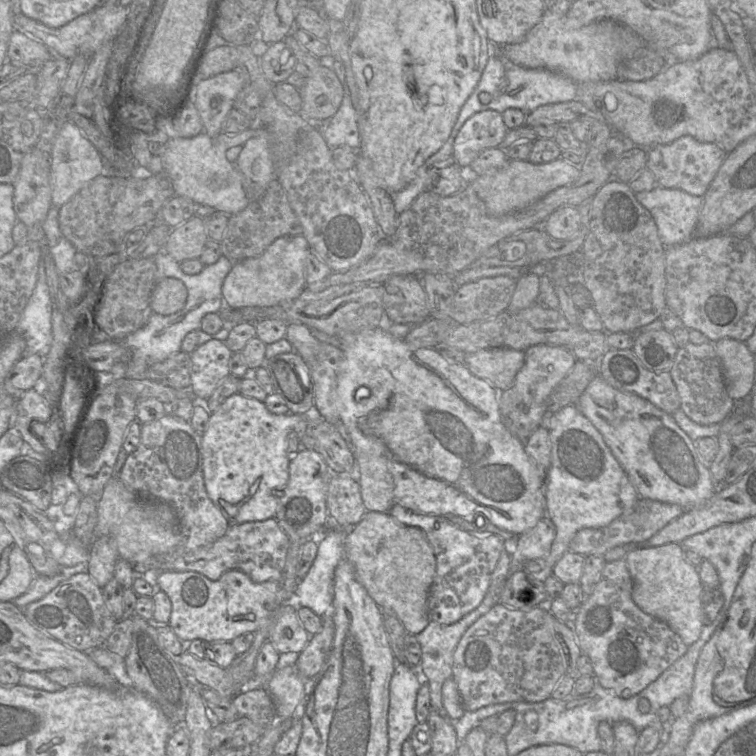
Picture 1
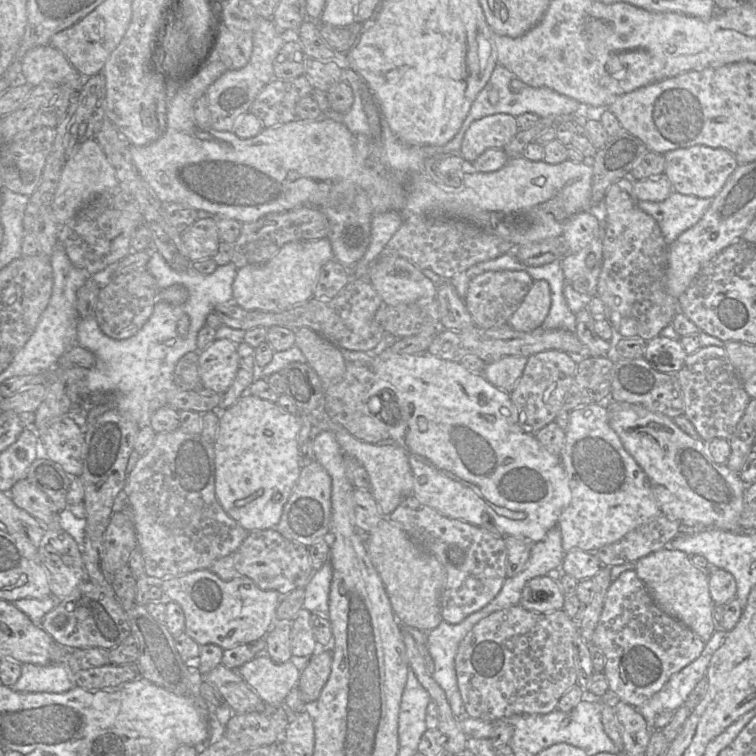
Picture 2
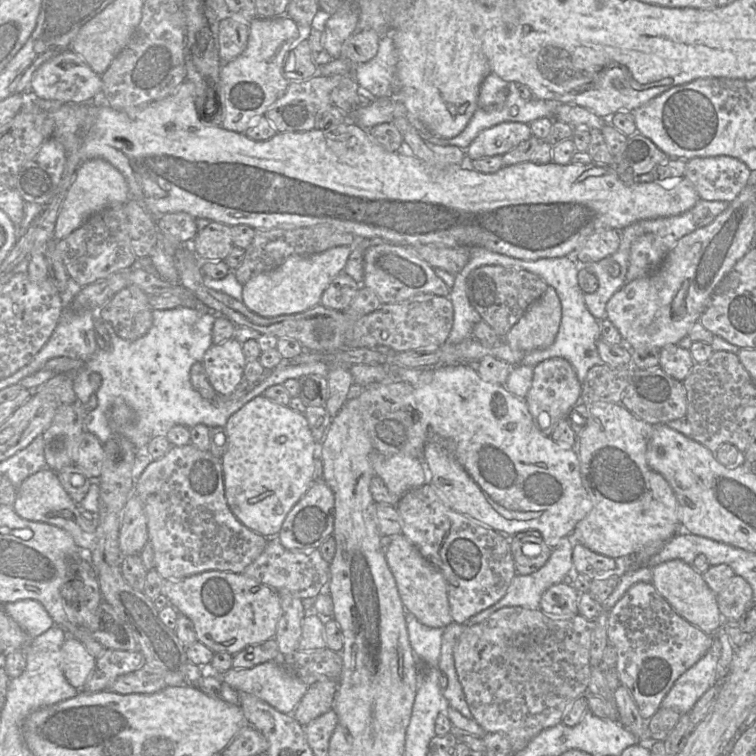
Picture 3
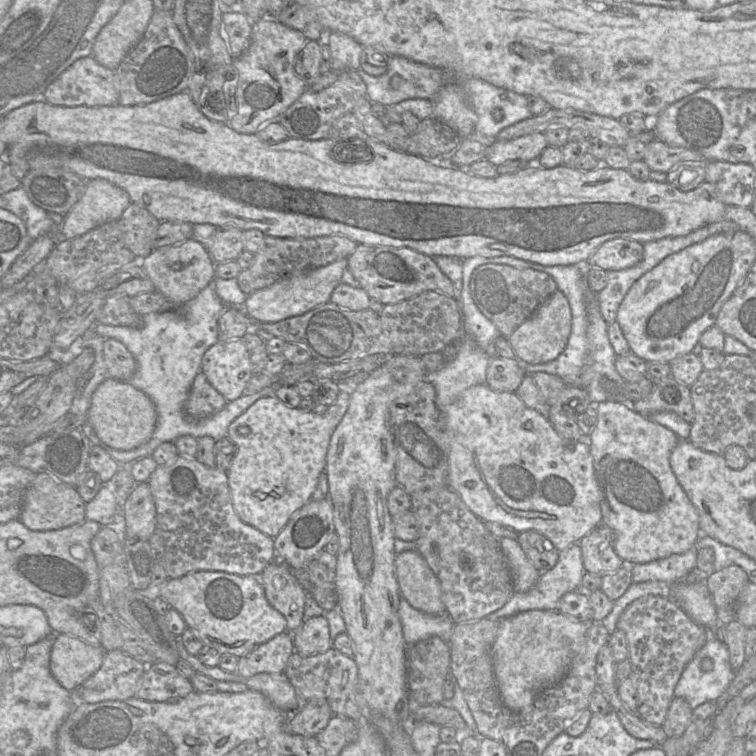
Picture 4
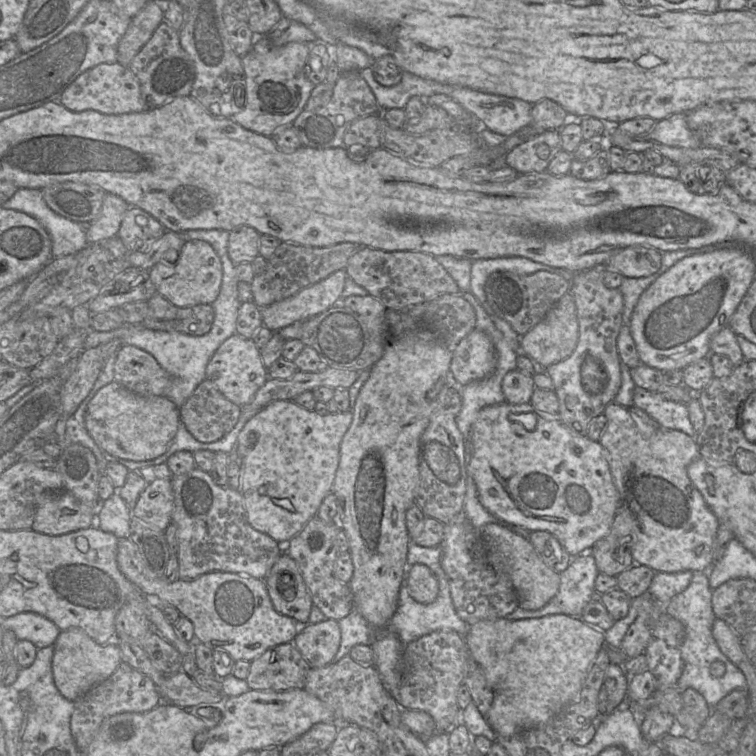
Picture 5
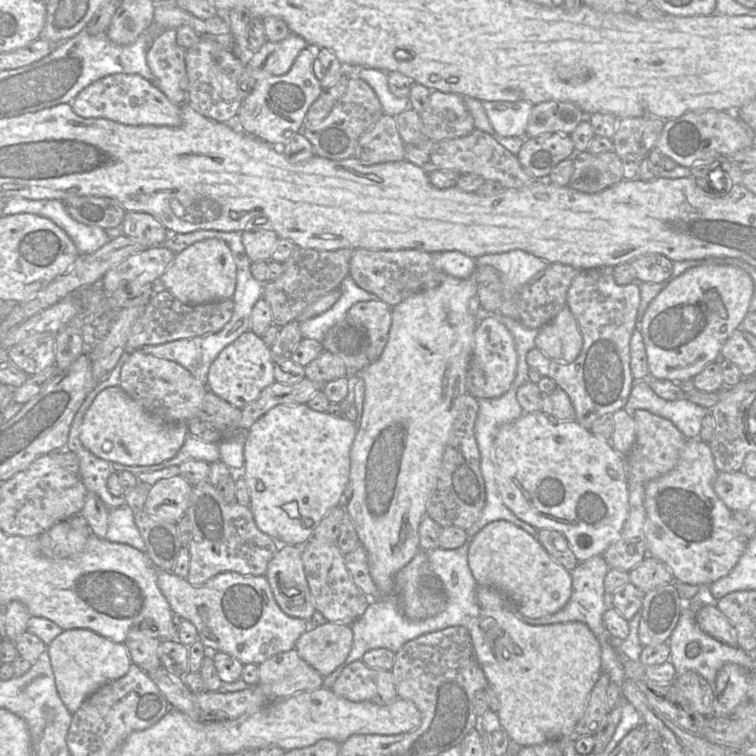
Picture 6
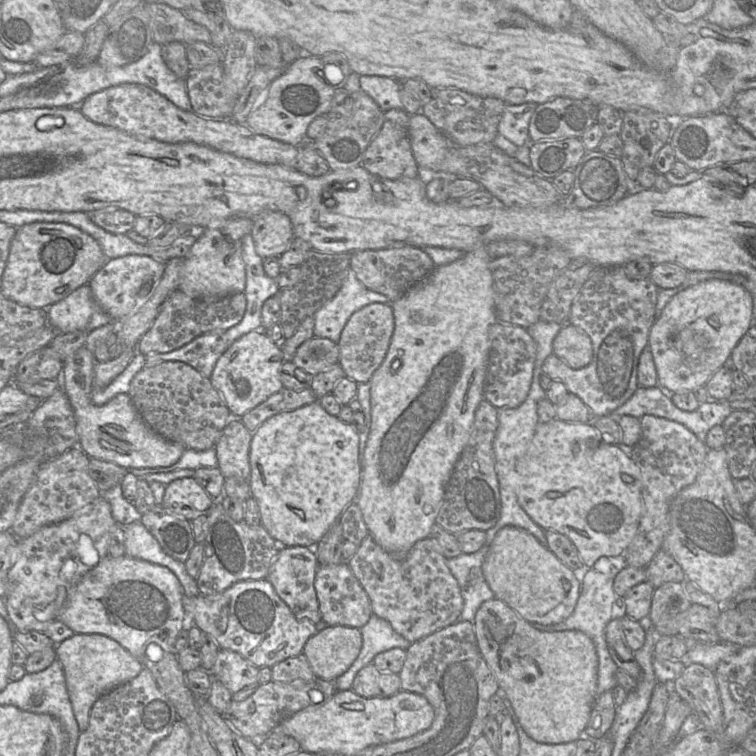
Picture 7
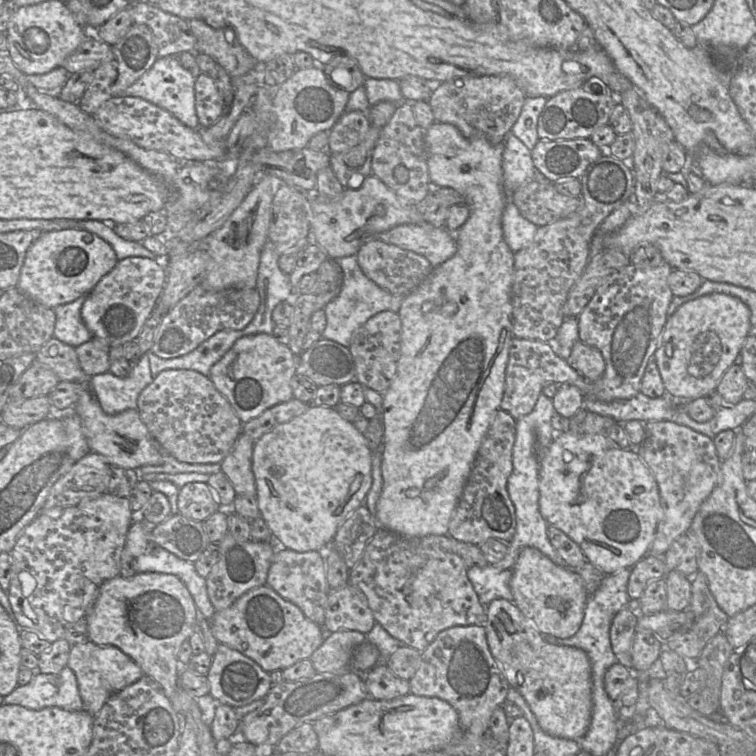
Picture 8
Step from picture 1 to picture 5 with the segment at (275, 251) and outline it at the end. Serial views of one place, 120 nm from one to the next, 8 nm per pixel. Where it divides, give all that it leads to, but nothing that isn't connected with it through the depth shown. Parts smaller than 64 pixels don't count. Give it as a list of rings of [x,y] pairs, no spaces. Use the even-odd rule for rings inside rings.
[[[345,269],[337,270],[293,296],[260,307],[263,325],[275,333],[327,310],[341,297],[346,277]]]

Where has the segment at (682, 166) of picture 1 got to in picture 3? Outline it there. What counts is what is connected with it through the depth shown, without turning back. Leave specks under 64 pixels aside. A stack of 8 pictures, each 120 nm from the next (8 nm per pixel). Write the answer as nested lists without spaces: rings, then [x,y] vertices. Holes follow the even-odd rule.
[[[725,155],[689,159],[684,173],[699,199],[728,203],[738,196],[750,176],[751,170],[742,161]]]

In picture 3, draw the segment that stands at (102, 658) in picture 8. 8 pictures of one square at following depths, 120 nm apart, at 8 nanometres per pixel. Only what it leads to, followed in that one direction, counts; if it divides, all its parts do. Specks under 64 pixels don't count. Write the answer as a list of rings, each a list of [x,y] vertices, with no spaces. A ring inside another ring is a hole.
[[[69,636],[64,641],[61,652],[67,681],[77,690],[81,690],[93,671],[97,659],[79,640]]]

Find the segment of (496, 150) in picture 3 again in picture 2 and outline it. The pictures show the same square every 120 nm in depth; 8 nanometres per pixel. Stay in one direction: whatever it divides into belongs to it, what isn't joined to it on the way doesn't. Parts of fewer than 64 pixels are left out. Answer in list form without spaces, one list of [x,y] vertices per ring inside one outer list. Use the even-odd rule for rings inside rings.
[[[498,113],[473,121],[462,140],[460,154],[471,163],[490,148],[505,148],[520,130],[515,116]]]

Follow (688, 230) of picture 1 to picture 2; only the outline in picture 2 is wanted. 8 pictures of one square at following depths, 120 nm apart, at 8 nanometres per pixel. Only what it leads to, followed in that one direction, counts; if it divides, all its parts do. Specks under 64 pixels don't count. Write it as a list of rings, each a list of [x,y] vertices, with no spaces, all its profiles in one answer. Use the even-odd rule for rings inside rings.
[[[672,192],[662,202],[638,202],[639,208],[658,223],[665,241],[670,246],[684,231],[703,217],[713,199],[698,198]]]

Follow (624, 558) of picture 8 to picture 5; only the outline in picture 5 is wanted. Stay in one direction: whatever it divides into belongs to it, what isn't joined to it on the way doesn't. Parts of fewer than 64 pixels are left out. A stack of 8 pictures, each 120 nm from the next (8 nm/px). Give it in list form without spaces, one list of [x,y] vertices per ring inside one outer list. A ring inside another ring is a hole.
[[[505,401],[479,410],[471,425],[467,472],[476,485],[481,504],[501,523],[522,526],[530,531],[548,531],[573,557],[583,552],[592,554],[594,543],[610,531],[621,502],[599,441],[573,431],[557,416],[540,413],[529,403]]]

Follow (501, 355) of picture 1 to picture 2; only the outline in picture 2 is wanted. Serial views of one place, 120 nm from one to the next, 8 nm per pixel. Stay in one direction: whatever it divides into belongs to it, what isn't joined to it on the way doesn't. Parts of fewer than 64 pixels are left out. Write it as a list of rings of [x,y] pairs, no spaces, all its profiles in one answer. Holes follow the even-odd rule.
[[[505,356],[496,362],[486,364],[483,375],[491,384],[510,394],[520,379],[526,363],[527,357]]]

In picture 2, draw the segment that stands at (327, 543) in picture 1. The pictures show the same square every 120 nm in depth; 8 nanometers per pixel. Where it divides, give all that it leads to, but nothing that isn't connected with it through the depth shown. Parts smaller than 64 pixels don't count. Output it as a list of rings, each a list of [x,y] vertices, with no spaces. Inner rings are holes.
[[[330,559],[314,572],[310,582],[305,586],[303,609],[321,617],[329,615],[329,593],[333,568]]]

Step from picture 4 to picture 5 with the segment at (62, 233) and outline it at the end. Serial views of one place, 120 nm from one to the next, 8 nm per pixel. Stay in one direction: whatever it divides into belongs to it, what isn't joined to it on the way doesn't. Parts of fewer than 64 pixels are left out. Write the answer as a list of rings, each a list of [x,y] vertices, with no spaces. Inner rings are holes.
[[[106,193],[99,215],[87,225],[87,242],[92,243],[118,235],[121,221],[129,207],[121,197]]]

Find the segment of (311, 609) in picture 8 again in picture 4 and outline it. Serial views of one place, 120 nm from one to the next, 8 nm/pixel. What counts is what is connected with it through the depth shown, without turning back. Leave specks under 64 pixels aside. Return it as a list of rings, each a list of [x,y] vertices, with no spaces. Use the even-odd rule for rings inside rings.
[[[278,557],[267,565],[259,579],[269,604],[287,621],[285,632],[292,635],[304,622],[307,592],[293,570]]]

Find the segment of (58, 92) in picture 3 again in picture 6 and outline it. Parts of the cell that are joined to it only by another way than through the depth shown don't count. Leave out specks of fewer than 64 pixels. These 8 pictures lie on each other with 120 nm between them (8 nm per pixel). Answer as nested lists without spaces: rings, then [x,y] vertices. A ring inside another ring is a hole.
[[[116,73],[98,79],[84,88],[69,104],[83,118],[105,118],[131,126],[179,127],[182,124],[180,105],[171,102],[153,82],[138,74]]]

